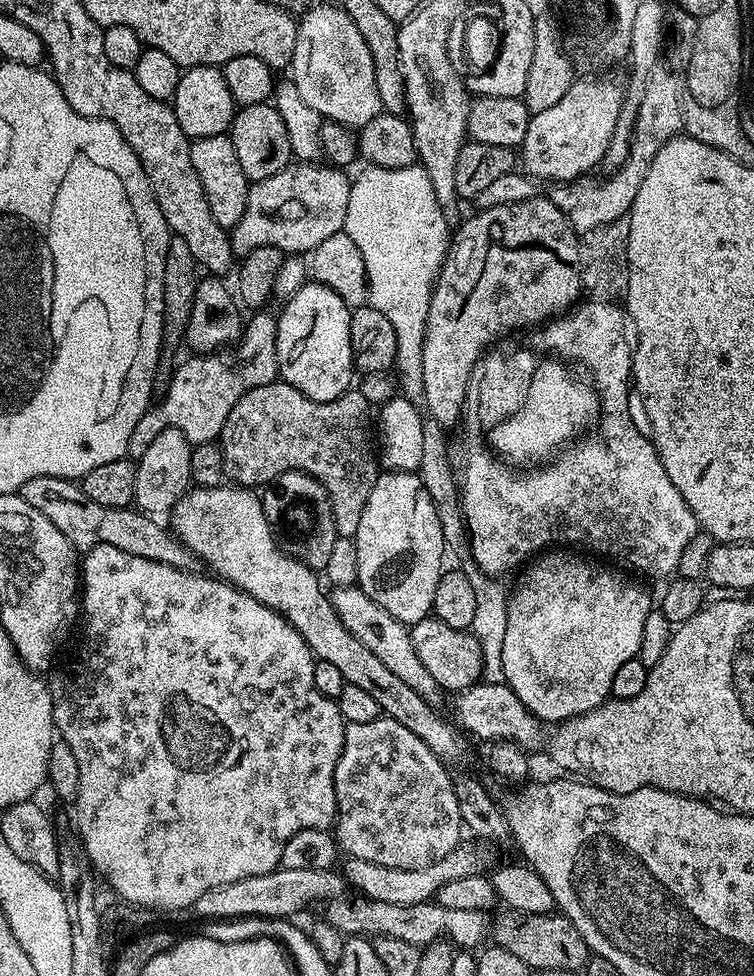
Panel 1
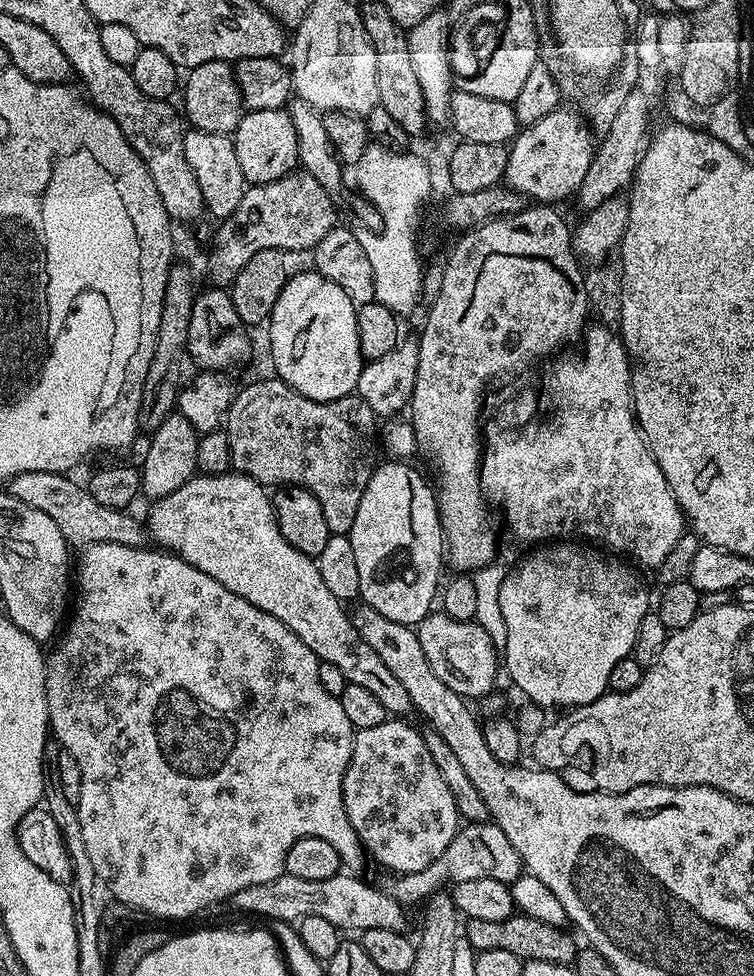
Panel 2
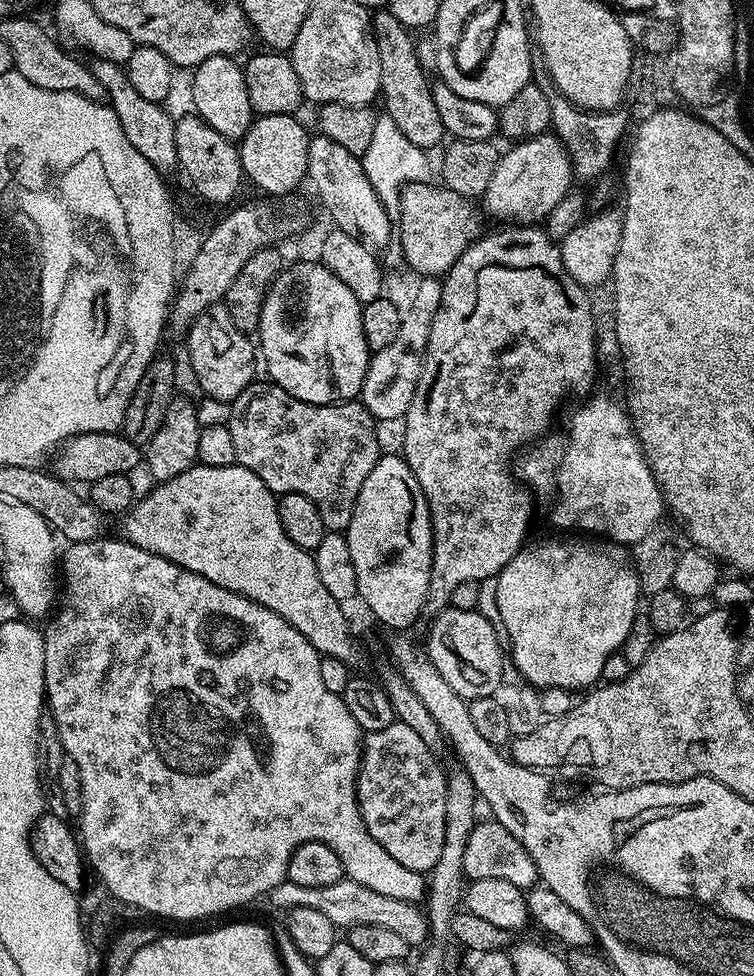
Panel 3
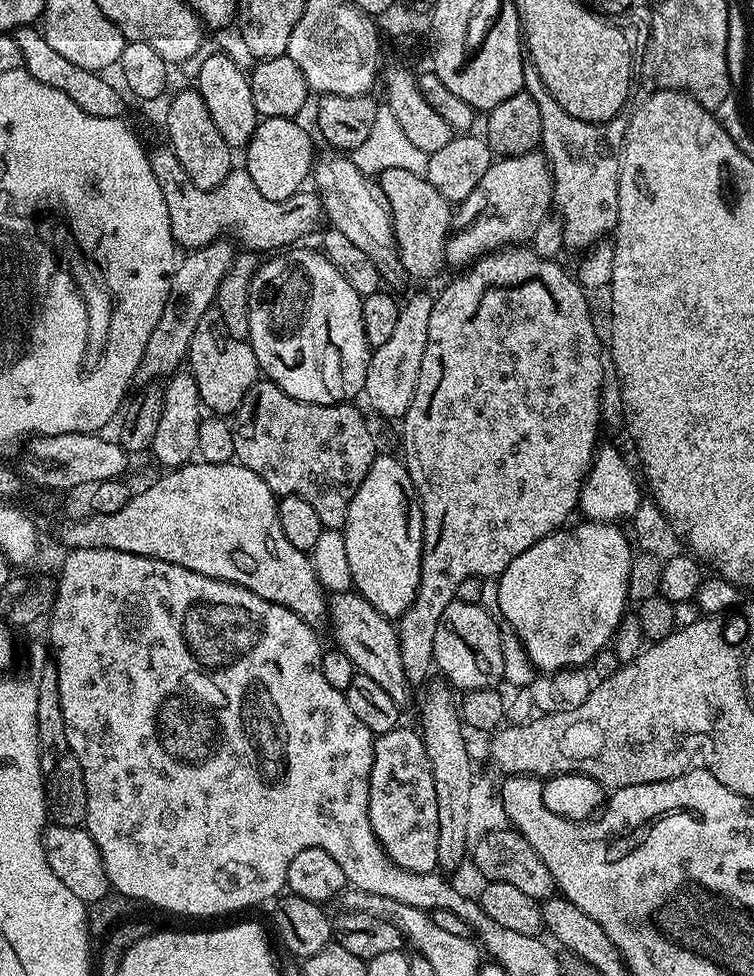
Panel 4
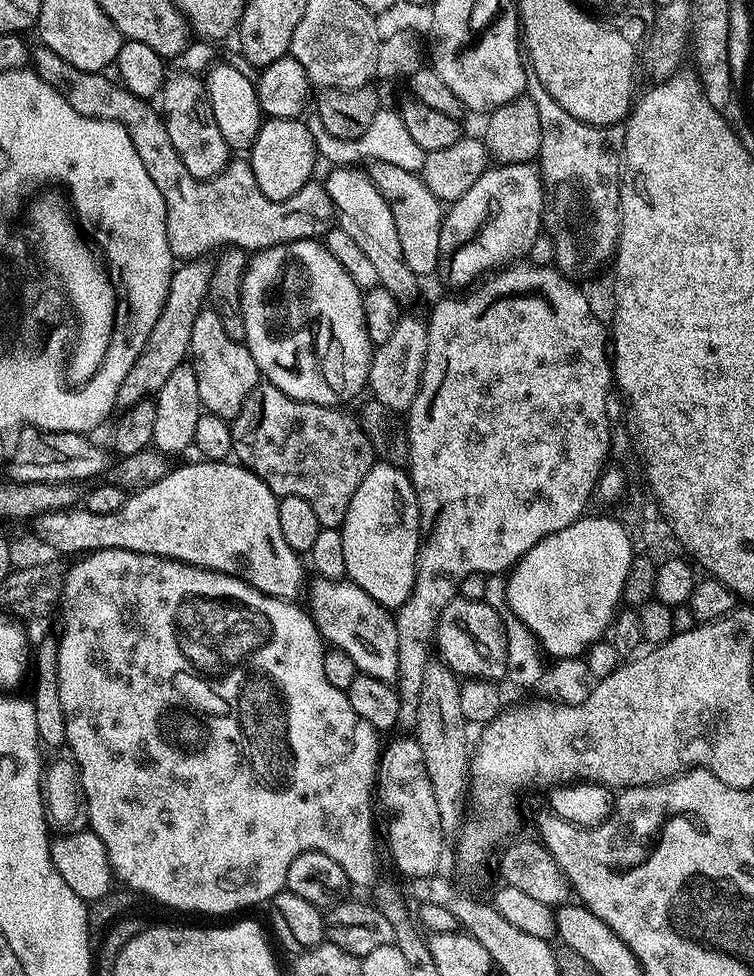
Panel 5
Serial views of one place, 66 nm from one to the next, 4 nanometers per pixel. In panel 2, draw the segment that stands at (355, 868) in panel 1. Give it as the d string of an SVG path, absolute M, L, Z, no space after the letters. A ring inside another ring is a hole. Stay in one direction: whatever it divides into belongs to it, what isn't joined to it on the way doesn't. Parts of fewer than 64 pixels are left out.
M468 822L457 831L450 846L446 846L442 858L430 862L426 870L389 875L387 877L389 880L382 884L382 888L390 898L394 898L402 905L417 904L420 906L427 901L429 896L451 884L471 882L474 878L494 878L494 882L502 882L510 886L521 874L522 865L518 850L510 846L510 838L502 834L502 830L495 822Z

